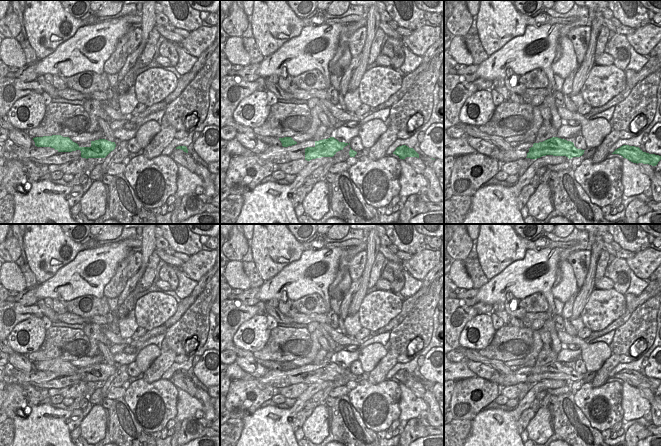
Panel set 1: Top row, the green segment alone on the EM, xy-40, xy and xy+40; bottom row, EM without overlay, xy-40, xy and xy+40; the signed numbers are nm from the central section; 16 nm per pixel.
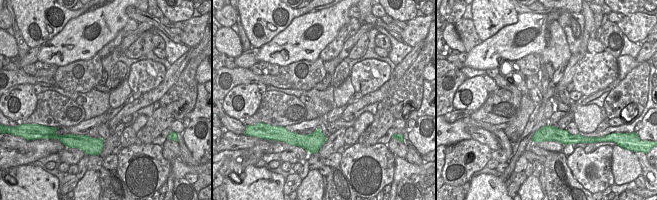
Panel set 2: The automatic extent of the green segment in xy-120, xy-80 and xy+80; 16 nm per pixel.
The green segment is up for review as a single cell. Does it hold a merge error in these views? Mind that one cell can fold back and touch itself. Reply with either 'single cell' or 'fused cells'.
fused cells

